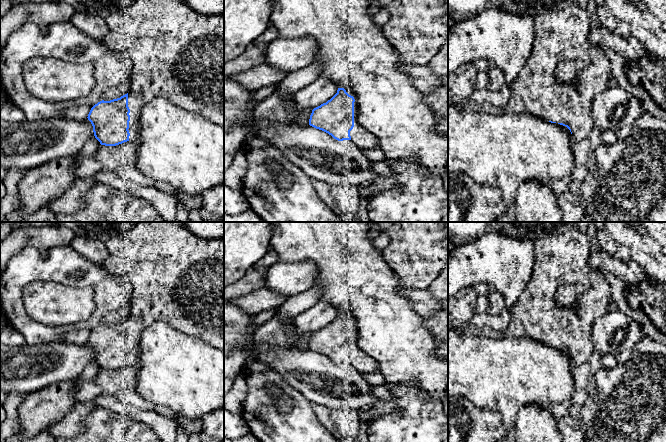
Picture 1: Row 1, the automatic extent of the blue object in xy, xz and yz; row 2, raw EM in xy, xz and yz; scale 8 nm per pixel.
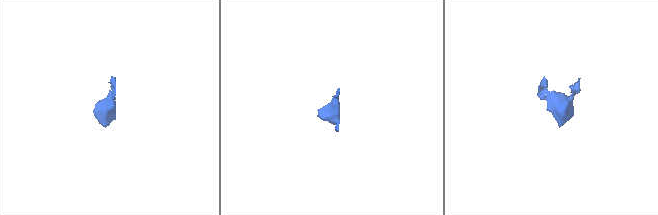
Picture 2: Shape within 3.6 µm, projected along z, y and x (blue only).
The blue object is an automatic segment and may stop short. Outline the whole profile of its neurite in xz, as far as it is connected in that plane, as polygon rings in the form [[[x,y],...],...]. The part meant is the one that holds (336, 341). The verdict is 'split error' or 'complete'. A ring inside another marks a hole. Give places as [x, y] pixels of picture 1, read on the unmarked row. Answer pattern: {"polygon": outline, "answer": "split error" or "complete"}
{"polygon": [[[344,312],[312,334],[309,349],[338,365],[351,364],[360,373],[380,371],[378,362],[358,346],[357,325]]], "answer": "split error"}

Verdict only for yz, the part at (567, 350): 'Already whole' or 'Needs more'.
Needs more

